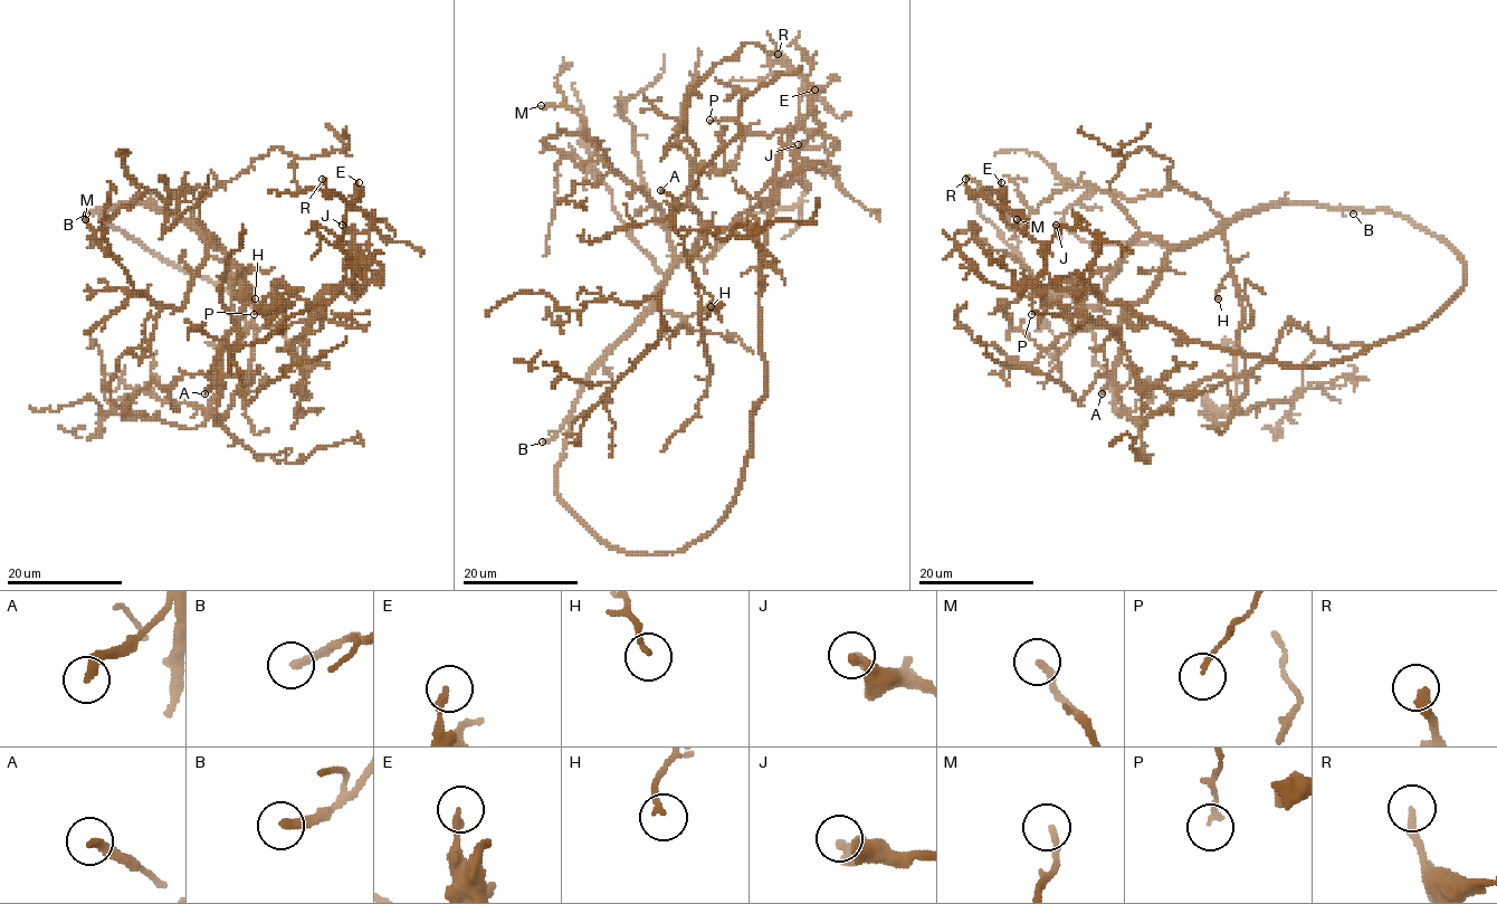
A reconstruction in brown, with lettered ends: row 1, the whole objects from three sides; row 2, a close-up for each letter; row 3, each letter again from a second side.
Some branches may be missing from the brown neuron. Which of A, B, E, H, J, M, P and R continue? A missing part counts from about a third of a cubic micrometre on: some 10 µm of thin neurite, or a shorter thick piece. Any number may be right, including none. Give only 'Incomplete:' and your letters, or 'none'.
Incomplete: B

